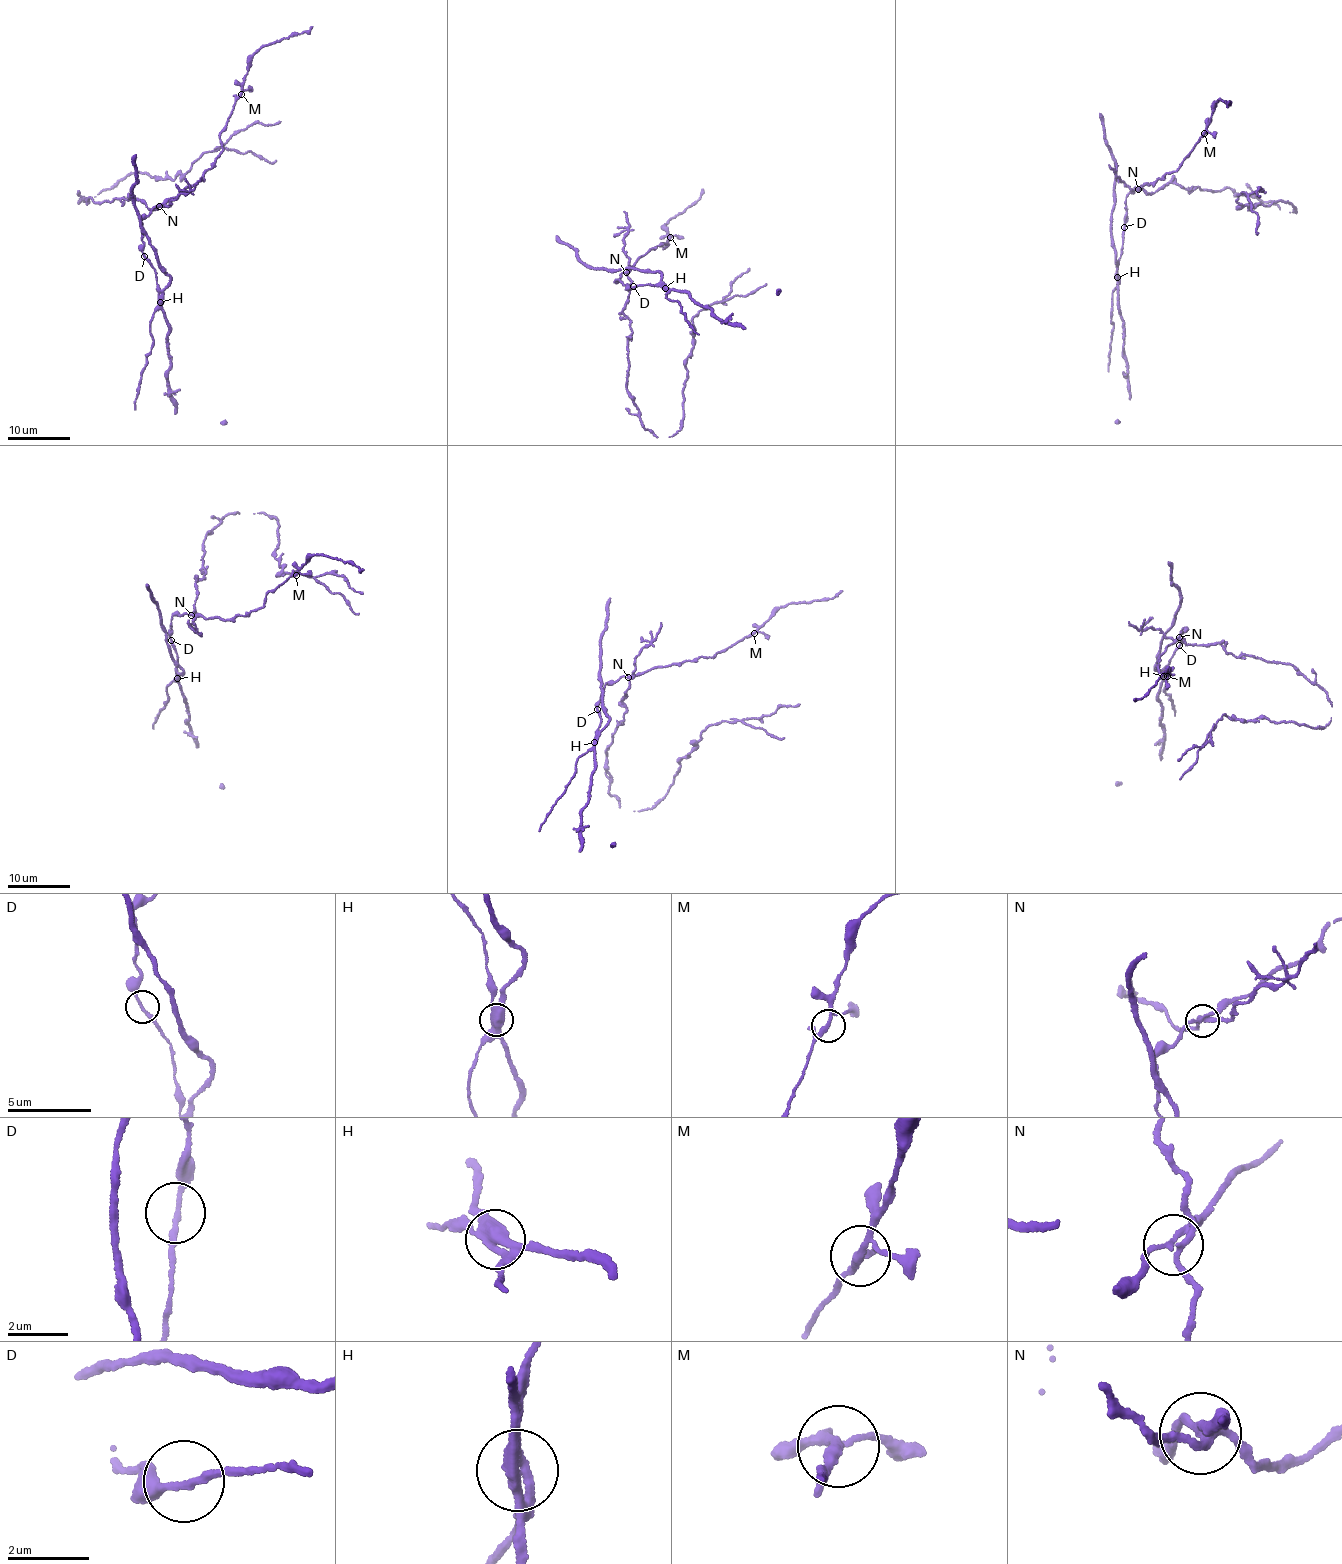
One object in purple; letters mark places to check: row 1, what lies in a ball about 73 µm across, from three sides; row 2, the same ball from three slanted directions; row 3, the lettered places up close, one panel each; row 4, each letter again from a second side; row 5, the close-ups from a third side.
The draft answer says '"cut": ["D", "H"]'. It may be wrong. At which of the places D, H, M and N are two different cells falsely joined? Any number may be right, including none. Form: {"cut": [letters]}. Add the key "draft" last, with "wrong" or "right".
{"cut": ["H", "N"], "draft": "wrong"}

